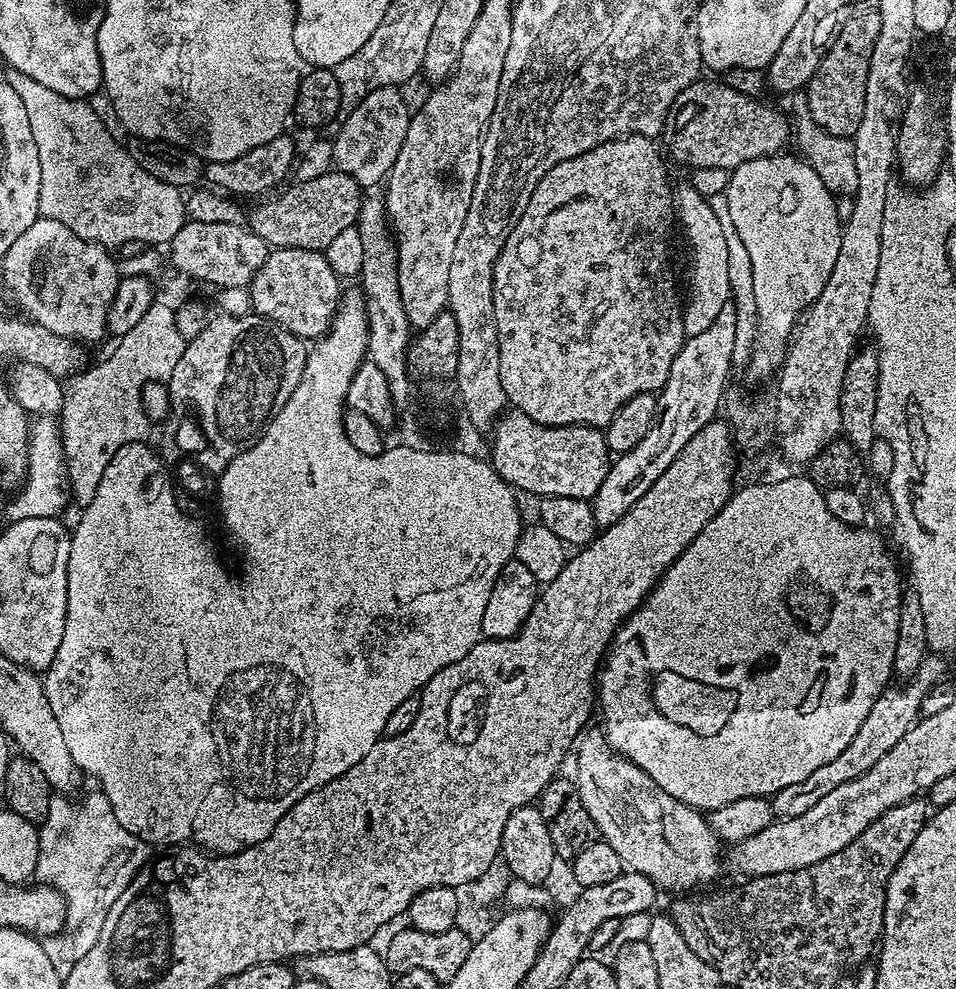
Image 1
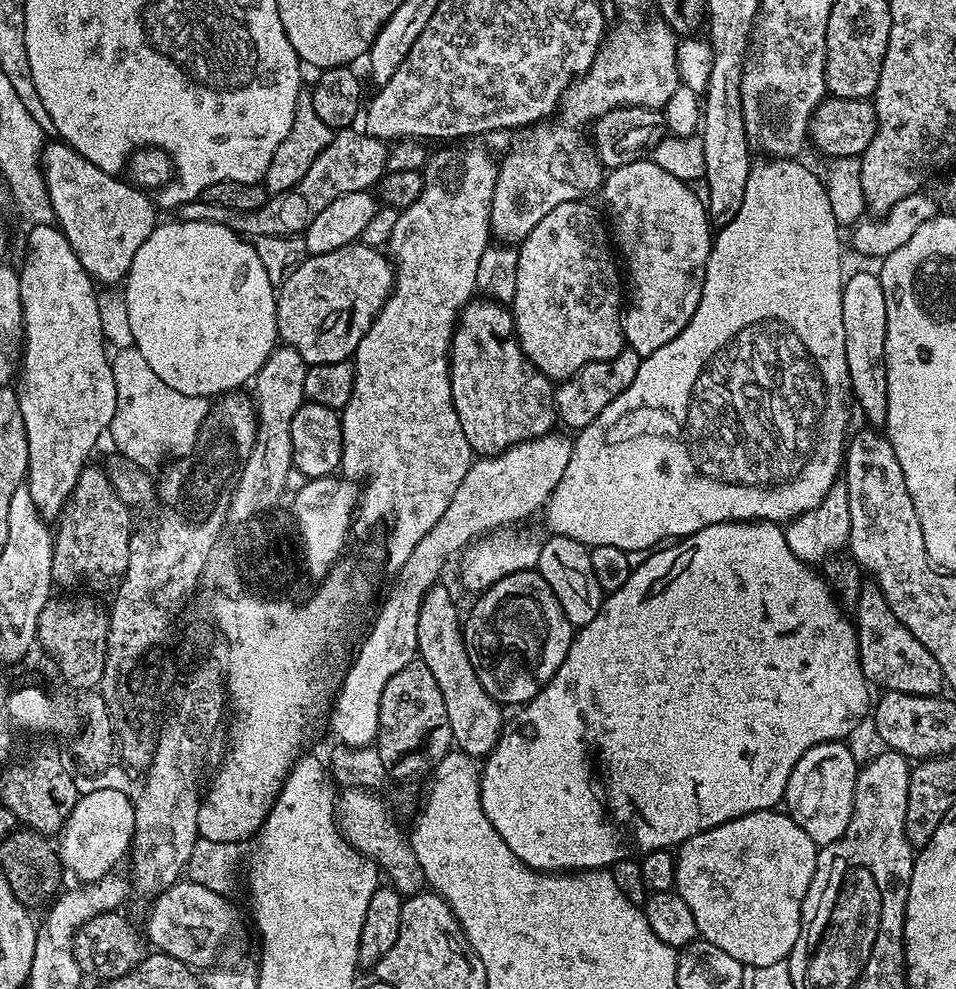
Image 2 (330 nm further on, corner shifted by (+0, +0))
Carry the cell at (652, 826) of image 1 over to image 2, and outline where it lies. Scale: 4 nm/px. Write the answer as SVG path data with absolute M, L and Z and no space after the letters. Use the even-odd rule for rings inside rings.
M769 810L746 814L742 818L726 822L722 826L714 826L702 834L694 834L686 843L679 845L678 851L675 853L676 887L674 891L682 898L682 902L686 902L686 906L690 906L690 910L694 913L697 933L703 939L709 940L710 943L722 950L726 950L726 954L738 958L738 962L742 965L751 966L753 969L774 966L774 962L787 960L788 955L794 950L794 942L798 942L802 906L806 894L810 890L810 882L814 878L817 851L818 845L812 841L810 834L806 834L806 830L802 830L802 826L798 826L798 822L794 822L787 811Z

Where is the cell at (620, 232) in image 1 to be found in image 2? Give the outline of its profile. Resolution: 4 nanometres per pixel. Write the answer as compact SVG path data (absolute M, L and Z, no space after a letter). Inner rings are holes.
M584 200L562 202L562 206L554 206L554 210L550 210L550 214L546 214L546 218L542 218L542 222L538 222L538 226L534 226L528 237L518 244L518 290L514 290L510 305L512 321L516 324L516 339L528 361L553 382L568 380L582 370L582 366L595 360L606 362L626 346L622 288L620 292L622 272L614 255L605 217L601 216Z

